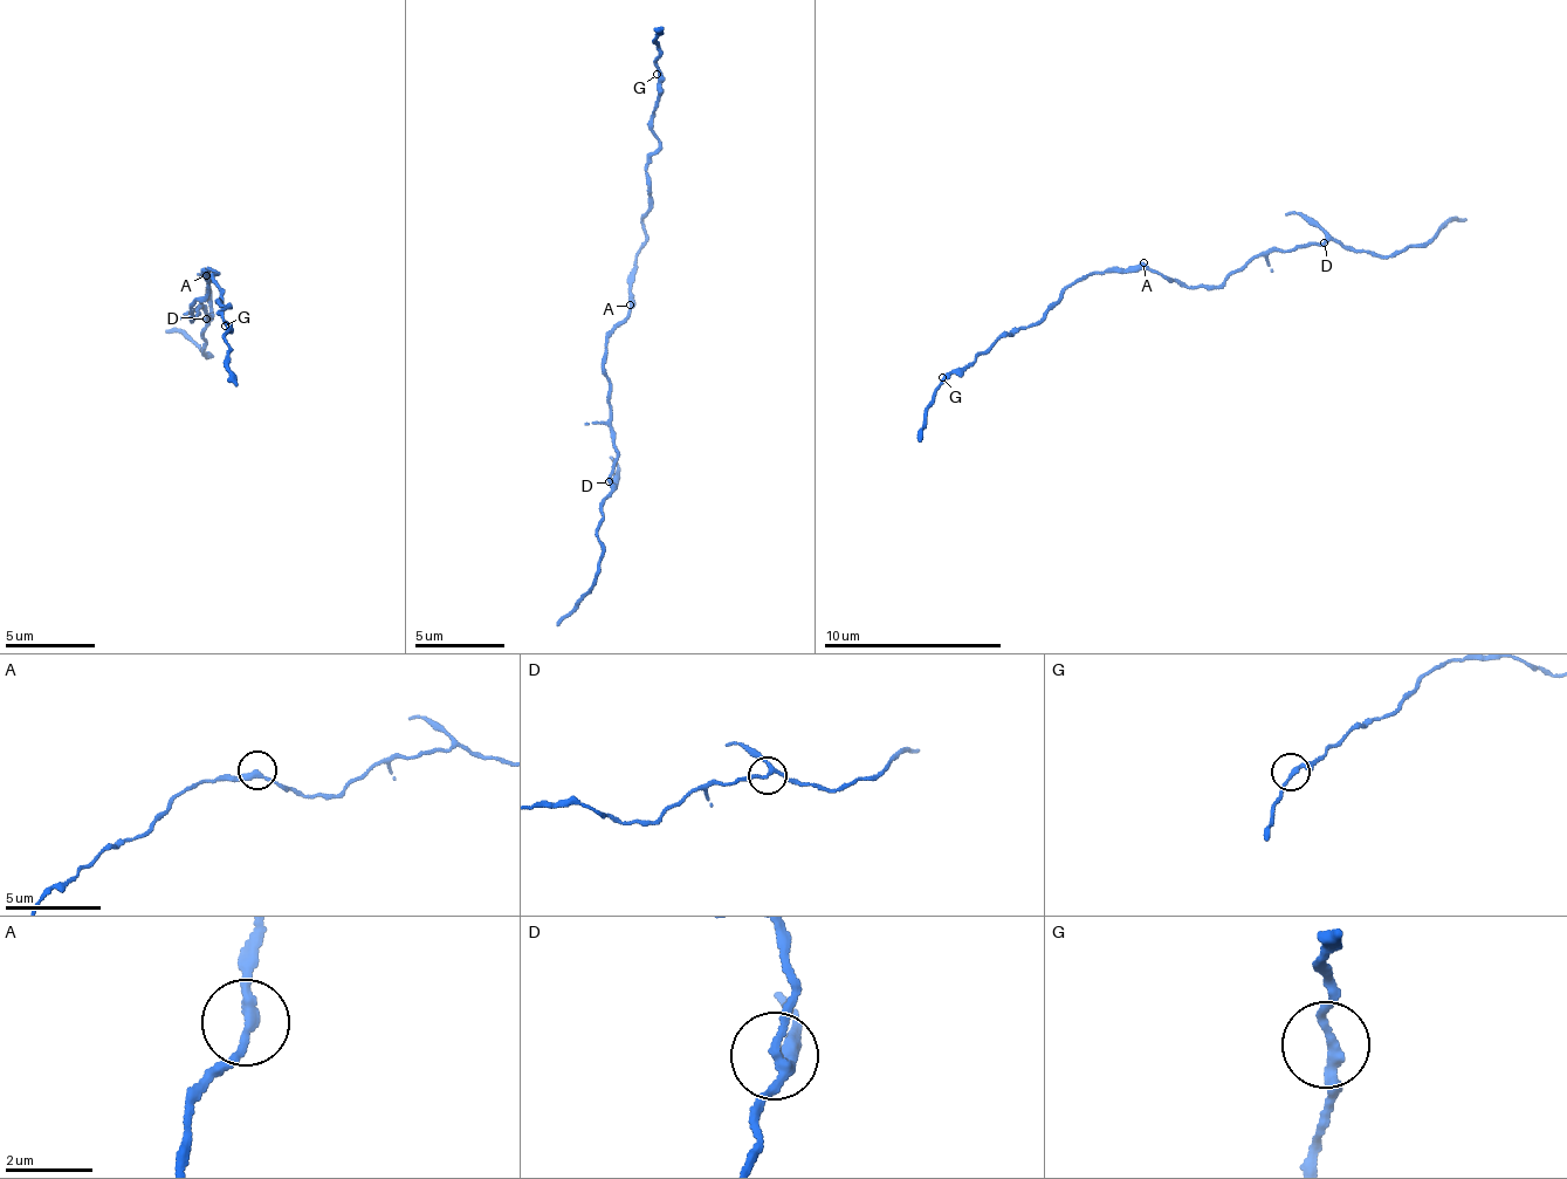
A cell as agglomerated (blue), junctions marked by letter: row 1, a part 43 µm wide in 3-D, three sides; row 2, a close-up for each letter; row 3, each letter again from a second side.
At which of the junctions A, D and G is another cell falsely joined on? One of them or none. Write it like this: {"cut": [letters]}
{"cut": []}

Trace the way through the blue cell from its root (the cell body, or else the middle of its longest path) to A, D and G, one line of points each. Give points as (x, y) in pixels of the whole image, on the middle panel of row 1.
A: (618, 320), (629, 314), (630, 304)
D: (618, 320), (610, 329), (605, 345), (605, 381), (612, 404), (609, 422), (613, 427), (610, 481)
G: (618, 320), (629, 314), (629, 273), (650, 207), (647, 166), (658, 148), (651, 115), (659, 103), (657, 74)

